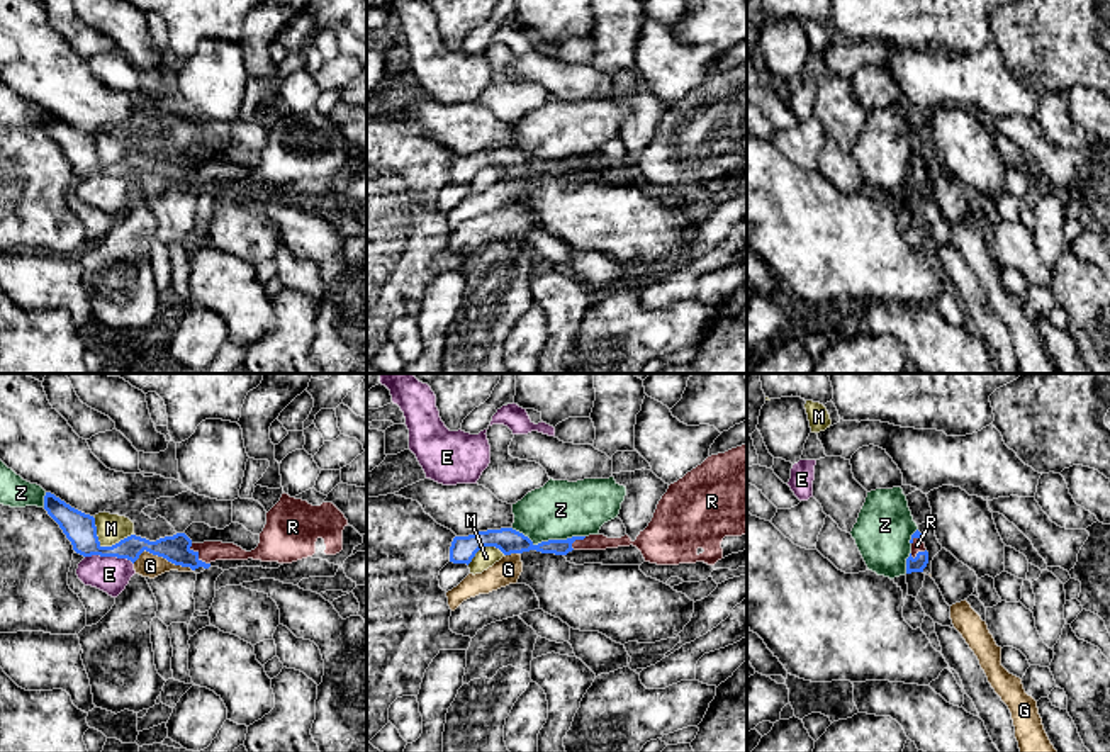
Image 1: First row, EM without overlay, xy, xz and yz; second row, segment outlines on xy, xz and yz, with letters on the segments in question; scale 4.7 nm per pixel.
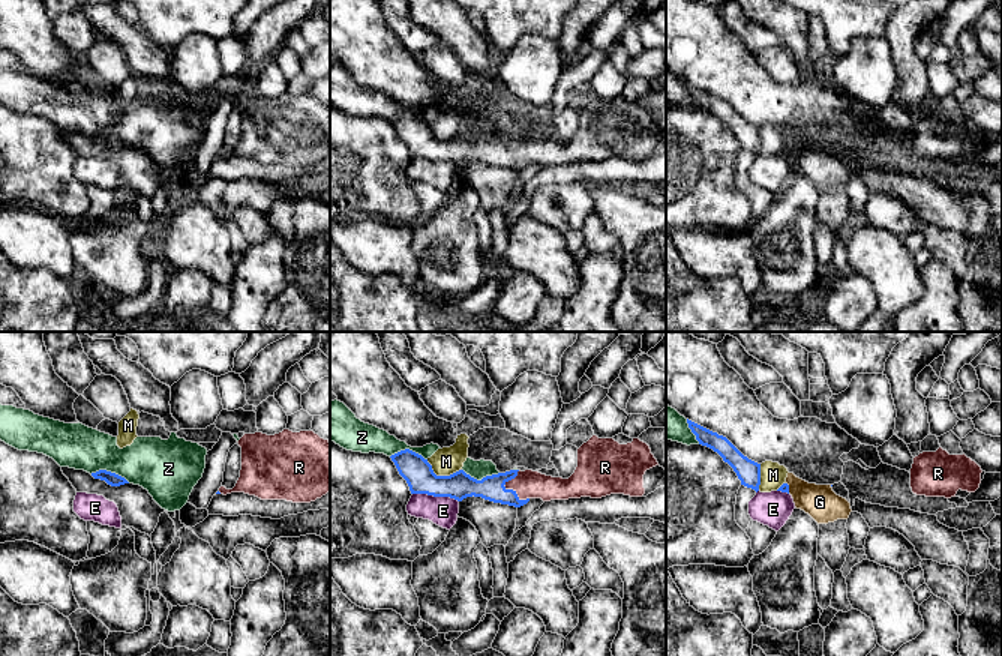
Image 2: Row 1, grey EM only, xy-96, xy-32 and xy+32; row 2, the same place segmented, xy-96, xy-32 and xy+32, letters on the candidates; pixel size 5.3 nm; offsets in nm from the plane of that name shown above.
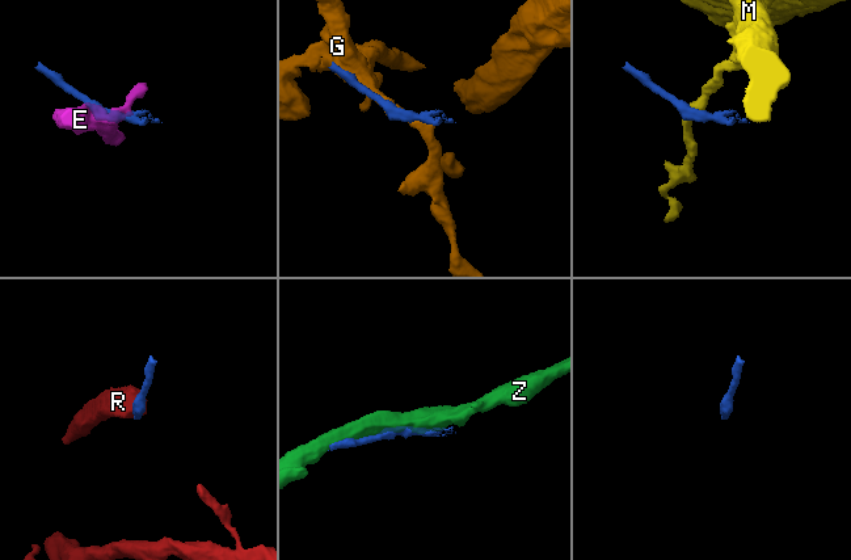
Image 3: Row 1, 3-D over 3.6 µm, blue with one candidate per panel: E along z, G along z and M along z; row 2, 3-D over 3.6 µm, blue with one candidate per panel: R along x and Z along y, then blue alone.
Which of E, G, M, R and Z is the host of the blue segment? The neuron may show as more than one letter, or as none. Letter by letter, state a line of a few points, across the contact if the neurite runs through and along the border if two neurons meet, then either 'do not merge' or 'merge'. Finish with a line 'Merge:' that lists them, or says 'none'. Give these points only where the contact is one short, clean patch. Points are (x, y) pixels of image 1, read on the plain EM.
E: xy (85, 175), (126, 177), (133, 184) | do not merge
G: xy (133, 182), (148, 170), (192, 190) | do not merge
M: xy (92, 136), (102, 165), (114, 165), (133, 153) | do not merge
R: xy (175, 168), (197, 175), (209, 172) | merge
Z: do not merge
Merge: R

